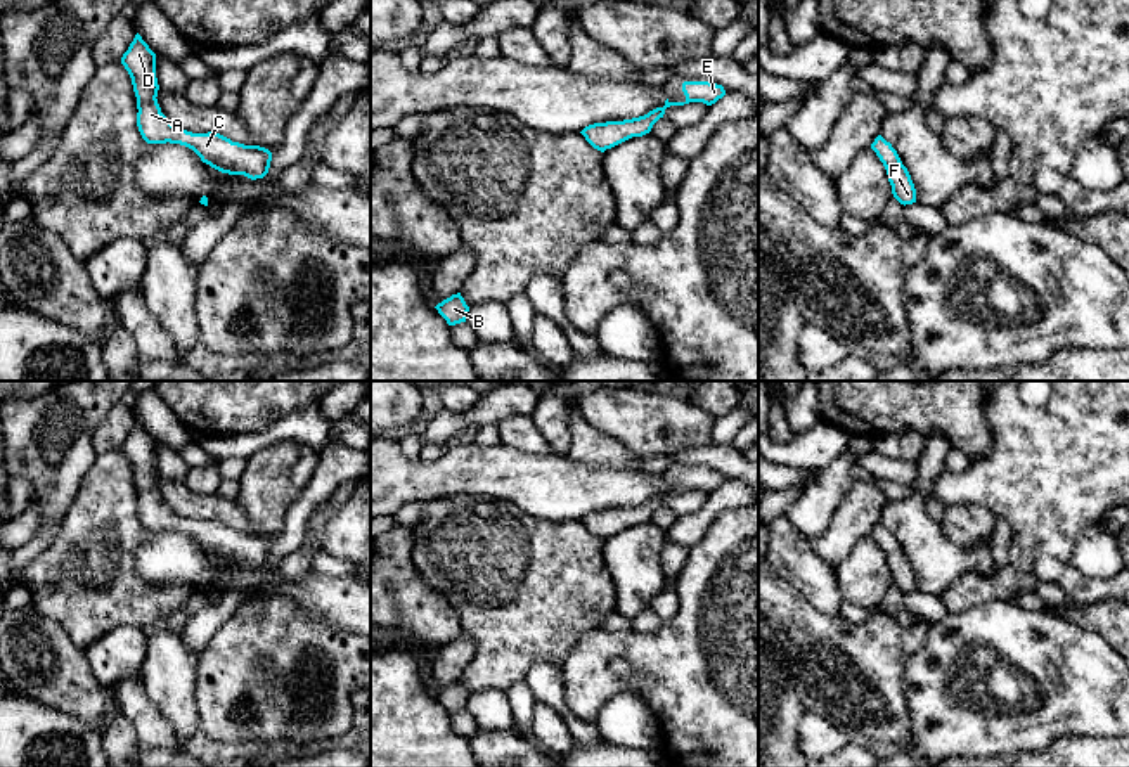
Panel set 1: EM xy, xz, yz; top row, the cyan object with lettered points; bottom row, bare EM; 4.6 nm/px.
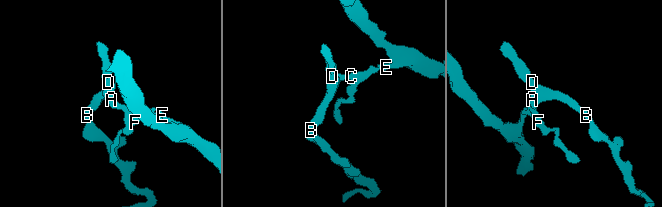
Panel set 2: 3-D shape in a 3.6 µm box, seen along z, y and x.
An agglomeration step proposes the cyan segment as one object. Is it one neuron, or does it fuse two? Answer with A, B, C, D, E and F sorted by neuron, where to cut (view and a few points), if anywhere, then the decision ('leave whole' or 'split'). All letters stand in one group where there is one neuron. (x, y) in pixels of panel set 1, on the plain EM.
A B C D E F | no cut | leave whole

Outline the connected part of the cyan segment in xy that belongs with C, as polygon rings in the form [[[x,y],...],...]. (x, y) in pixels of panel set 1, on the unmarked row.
[[[137,421],[121,445],[137,485],[137,514],[147,532],[180,532],[192,537],[203,551],[229,561],[244,563],[251,568],[268,561],[272,540],[260,533],[244,533],[216,521],[192,521],[175,516],[158,492],[156,442]]]

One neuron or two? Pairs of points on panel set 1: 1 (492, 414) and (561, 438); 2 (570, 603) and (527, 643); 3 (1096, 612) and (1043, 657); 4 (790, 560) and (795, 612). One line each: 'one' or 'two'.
1: two
2: one
3: two
4: two

